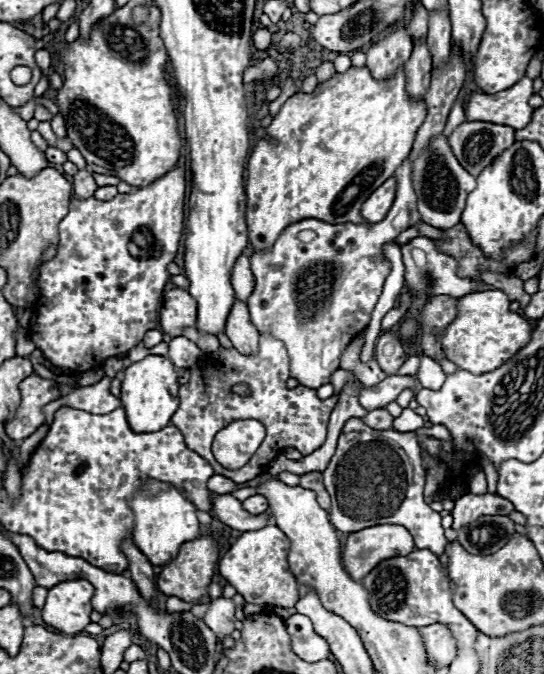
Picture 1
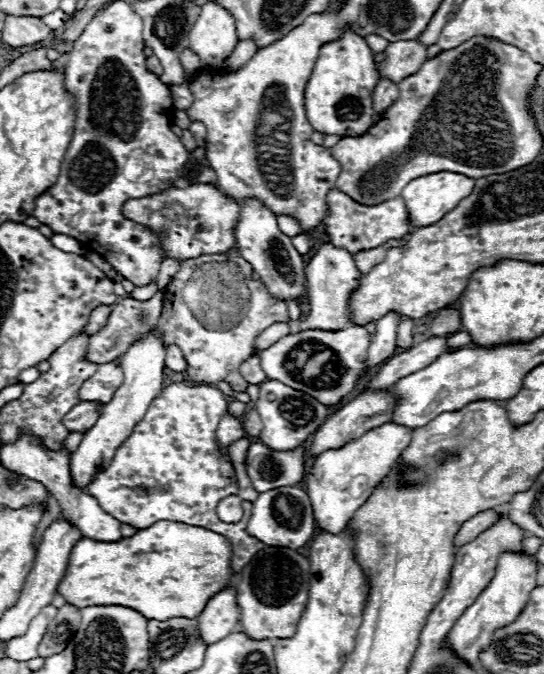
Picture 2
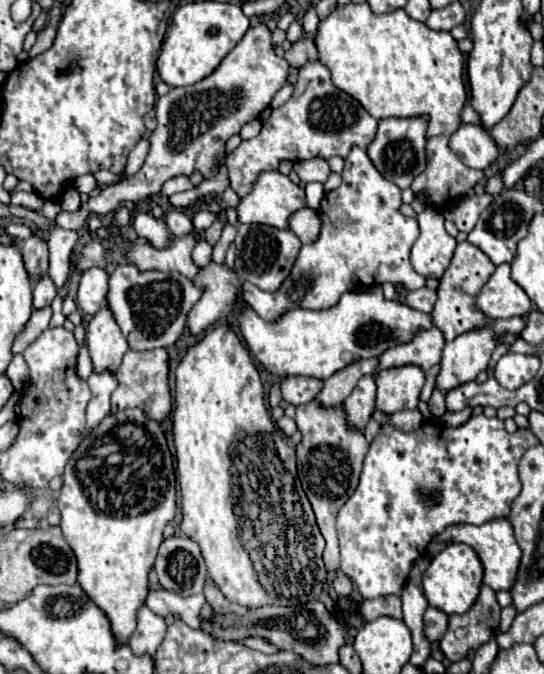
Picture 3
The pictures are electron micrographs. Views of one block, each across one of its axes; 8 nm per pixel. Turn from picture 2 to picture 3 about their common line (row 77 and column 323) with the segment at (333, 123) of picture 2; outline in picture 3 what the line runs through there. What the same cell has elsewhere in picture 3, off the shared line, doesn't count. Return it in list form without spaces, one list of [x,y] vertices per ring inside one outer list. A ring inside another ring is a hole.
[[[382,286],[366,292],[346,292],[340,302],[328,310],[292,310],[278,322],[264,322],[252,308],[238,312],[242,336],[252,354],[264,368],[276,376],[312,376],[324,380],[356,360],[378,358],[388,348],[414,340],[416,332],[432,328],[432,316],[402,304],[386,300]]]

